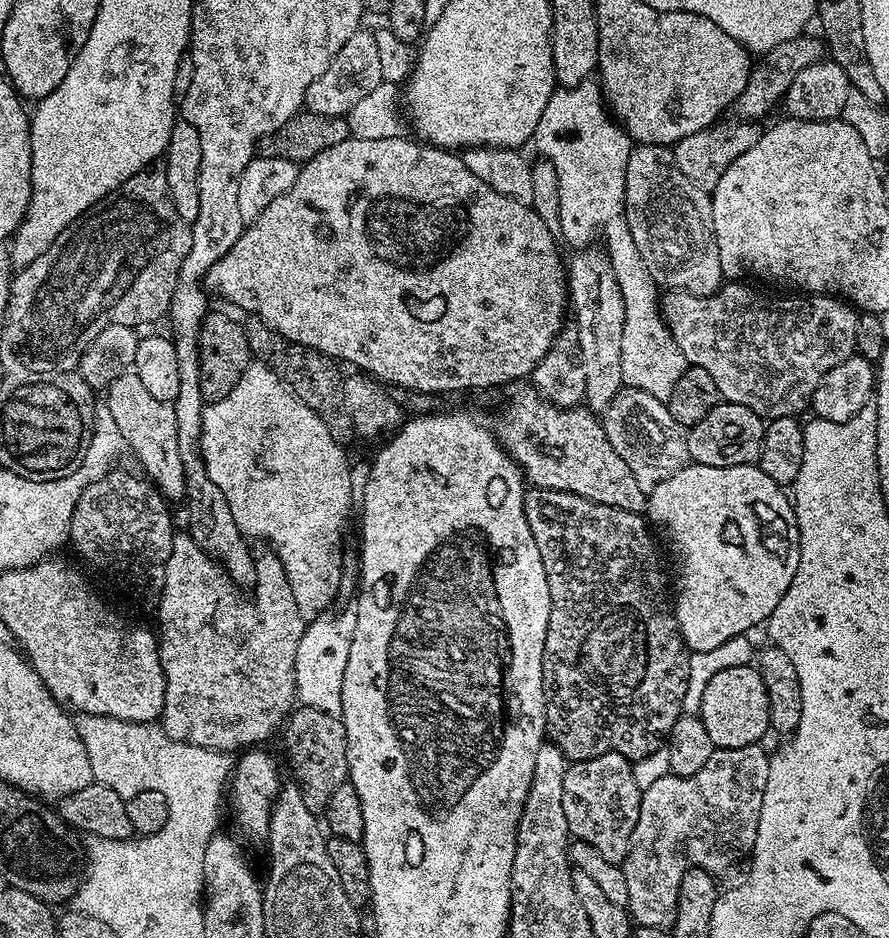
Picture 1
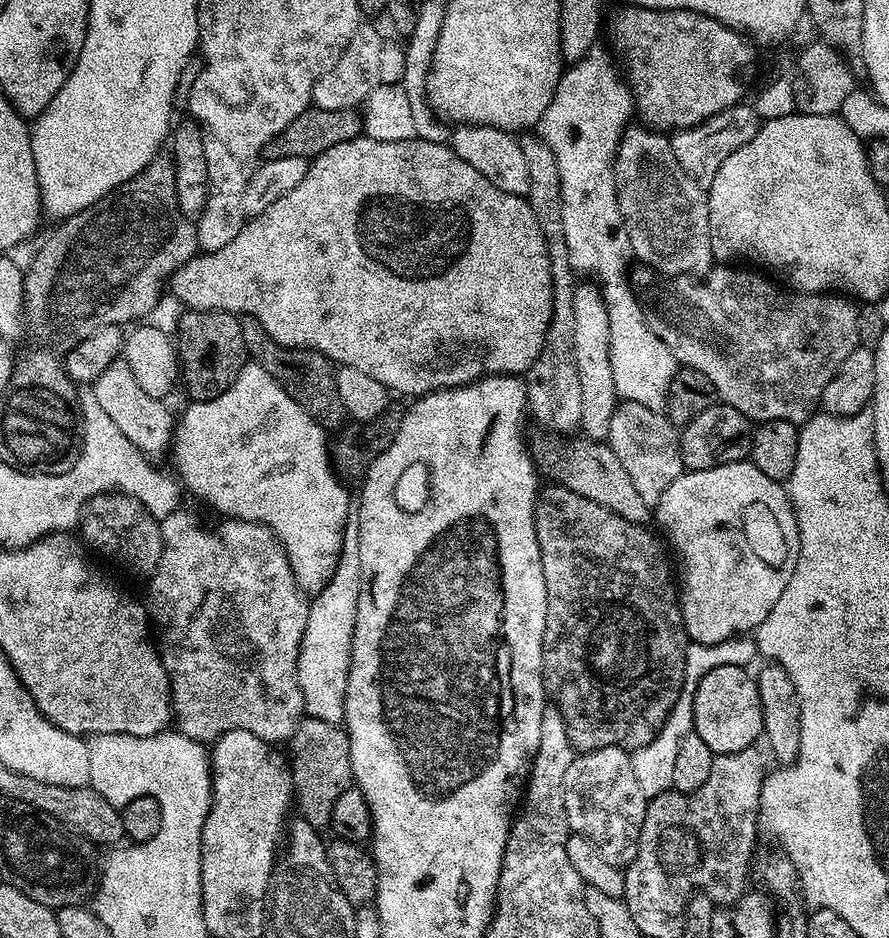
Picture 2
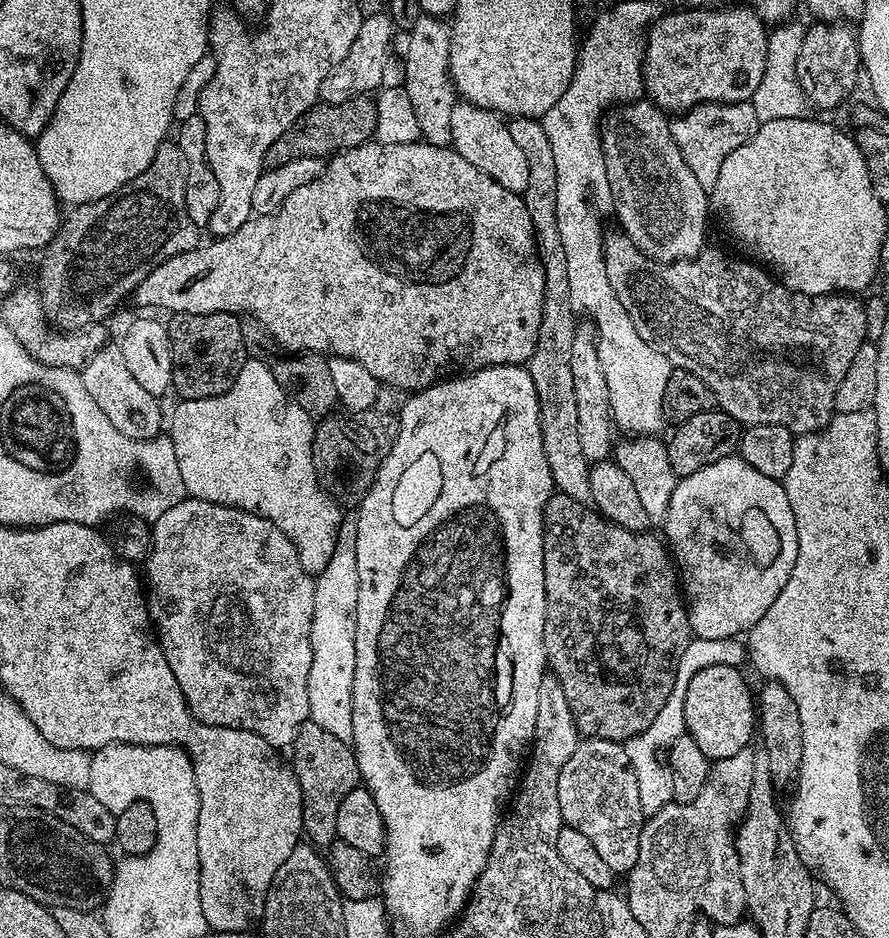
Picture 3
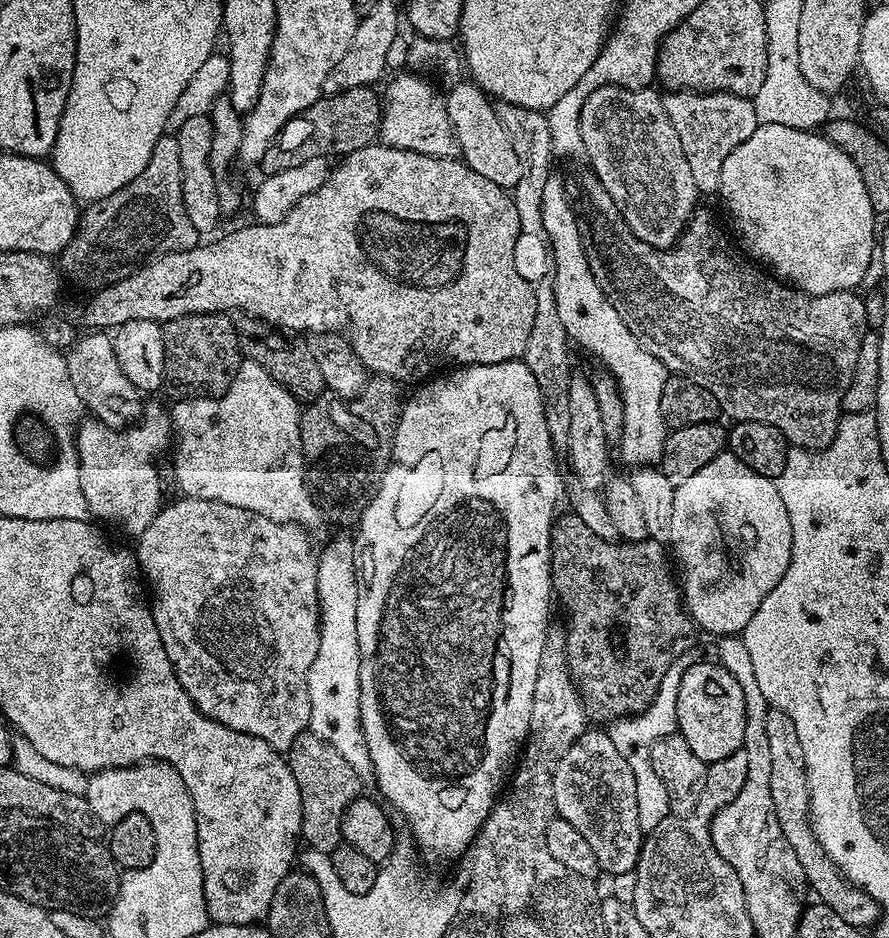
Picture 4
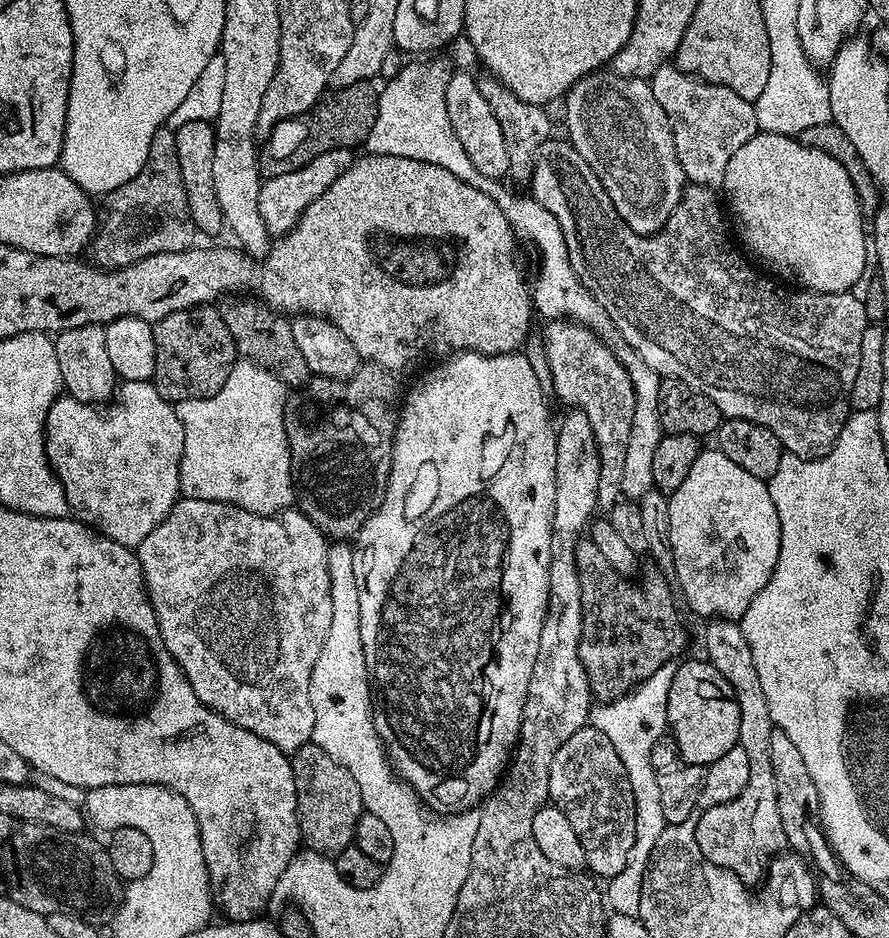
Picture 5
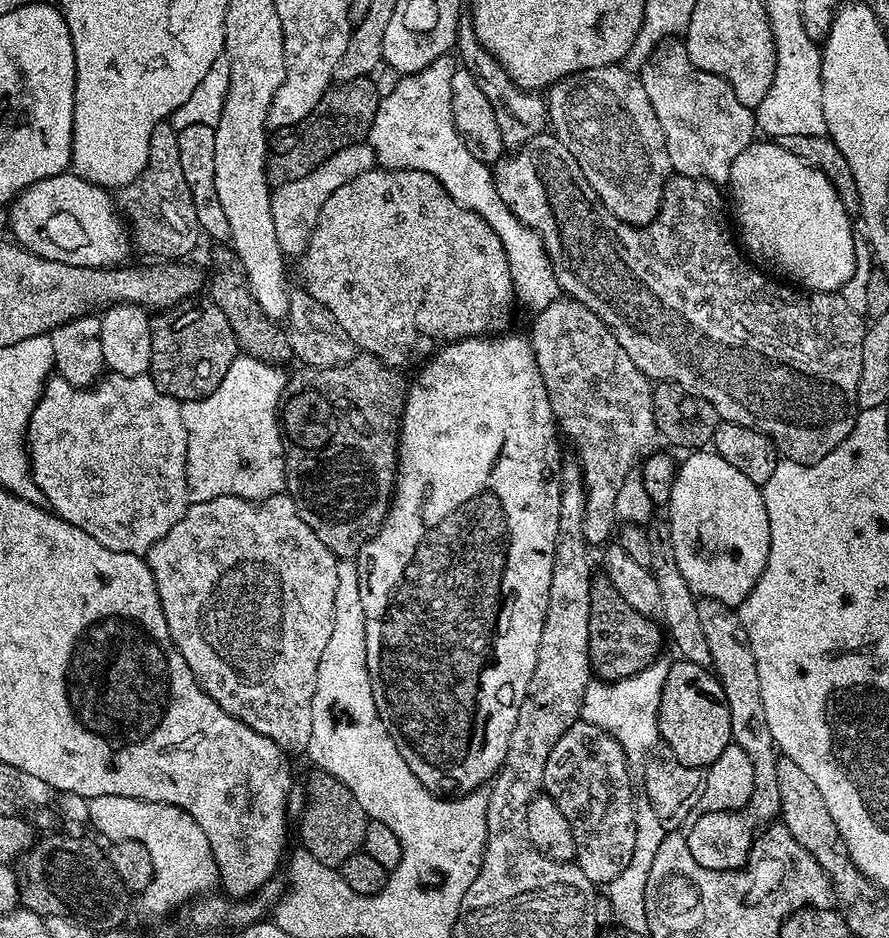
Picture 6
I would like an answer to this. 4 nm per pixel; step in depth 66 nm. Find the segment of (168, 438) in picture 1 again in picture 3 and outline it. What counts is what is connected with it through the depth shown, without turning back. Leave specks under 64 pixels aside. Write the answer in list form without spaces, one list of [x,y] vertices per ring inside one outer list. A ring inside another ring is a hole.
[[[119,343],[105,344],[102,350],[98,350],[98,354],[94,354],[94,358],[84,363],[83,368],[79,369],[79,374],[82,378],[82,386],[86,386],[90,398],[94,398],[102,414],[106,414],[106,418],[110,418],[110,423],[117,430],[122,430],[122,434],[135,440],[150,440],[161,435],[161,401],[154,394],[148,393],[144,387],[138,386],[134,374],[130,374],[130,369],[126,367],[126,362],[122,358]]]

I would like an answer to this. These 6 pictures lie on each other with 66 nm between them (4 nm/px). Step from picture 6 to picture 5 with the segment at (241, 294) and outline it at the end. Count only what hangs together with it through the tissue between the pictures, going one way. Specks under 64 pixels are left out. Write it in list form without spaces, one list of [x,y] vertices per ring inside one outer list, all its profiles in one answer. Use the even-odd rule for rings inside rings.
[[[228,298],[219,305],[222,322],[226,322],[226,330],[230,330],[230,338],[234,338],[236,351],[245,360],[251,360],[260,368],[265,368],[283,382],[285,389],[295,390],[304,387],[310,379],[306,366],[306,358],[302,358],[298,346],[294,343],[292,320],[275,308],[256,298]]]

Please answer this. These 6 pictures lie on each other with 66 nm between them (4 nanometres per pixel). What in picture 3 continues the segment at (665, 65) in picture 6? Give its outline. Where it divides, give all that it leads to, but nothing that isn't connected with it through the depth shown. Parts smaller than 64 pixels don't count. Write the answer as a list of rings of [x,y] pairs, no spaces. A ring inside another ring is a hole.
[[[743,100],[733,104],[699,104],[679,113],[671,121],[671,126],[674,142],[678,142],[678,150],[682,150],[682,158],[686,158],[690,174],[698,178],[703,188],[711,190],[718,182],[722,162],[726,162],[726,158],[730,158],[738,146],[748,144],[761,123],[758,114],[754,114],[752,103]]]

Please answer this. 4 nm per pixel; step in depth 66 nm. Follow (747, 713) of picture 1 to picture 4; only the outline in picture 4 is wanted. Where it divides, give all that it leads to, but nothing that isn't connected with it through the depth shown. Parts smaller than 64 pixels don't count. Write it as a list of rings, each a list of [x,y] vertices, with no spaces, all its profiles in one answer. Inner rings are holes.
[[[695,662],[686,669],[678,689],[676,726],[679,736],[686,738],[690,750],[709,765],[741,751],[746,729],[746,703],[734,675],[719,662]]]

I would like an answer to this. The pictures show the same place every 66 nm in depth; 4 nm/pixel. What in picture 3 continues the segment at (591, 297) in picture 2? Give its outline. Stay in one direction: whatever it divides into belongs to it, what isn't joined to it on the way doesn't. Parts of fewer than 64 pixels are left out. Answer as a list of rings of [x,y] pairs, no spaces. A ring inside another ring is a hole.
[[[581,323],[576,329],[574,347],[570,350],[570,371],[574,374],[574,399],[578,402],[578,442],[582,442],[582,454],[590,462],[609,459],[614,452],[610,390],[606,386],[606,374],[602,374],[602,362],[598,360],[596,329],[591,323]]]

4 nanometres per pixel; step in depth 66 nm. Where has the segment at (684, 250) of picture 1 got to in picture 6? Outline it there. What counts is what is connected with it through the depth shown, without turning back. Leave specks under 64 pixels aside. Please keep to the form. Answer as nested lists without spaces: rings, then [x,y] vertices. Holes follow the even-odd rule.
[[[611,64],[563,76],[547,89],[546,103],[552,110],[564,108],[568,149],[570,154],[574,154],[586,182],[594,186],[598,198],[622,222],[643,226],[659,214],[668,177],[673,175],[673,171],[670,154],[666,150],[666,134],[662,134],[662,122],[658,114],[654,114],[654,106],[650,106],[646,86],[642,86],[639,75],[631,67],[624,67],[628,66]]]

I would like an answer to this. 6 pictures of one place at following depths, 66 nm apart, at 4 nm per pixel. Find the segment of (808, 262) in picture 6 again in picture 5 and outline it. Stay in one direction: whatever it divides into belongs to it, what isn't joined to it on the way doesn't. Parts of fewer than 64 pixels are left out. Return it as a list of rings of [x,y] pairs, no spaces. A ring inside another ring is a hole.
[[[757,131],[748,145],[740,147],[730,158],[722,188],[728,191],[726,204],[739,243],[749,257],[765,260],[781,281],[793,280],[793,285],[813,292],[847,292],[857,287],[855,284],[863,278],[868,260],[870,264],[870,236],[854,182],[838,158],[801,144],[795,136]]]

